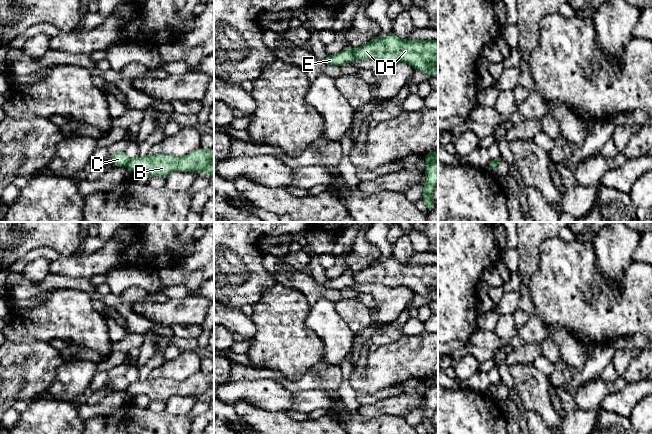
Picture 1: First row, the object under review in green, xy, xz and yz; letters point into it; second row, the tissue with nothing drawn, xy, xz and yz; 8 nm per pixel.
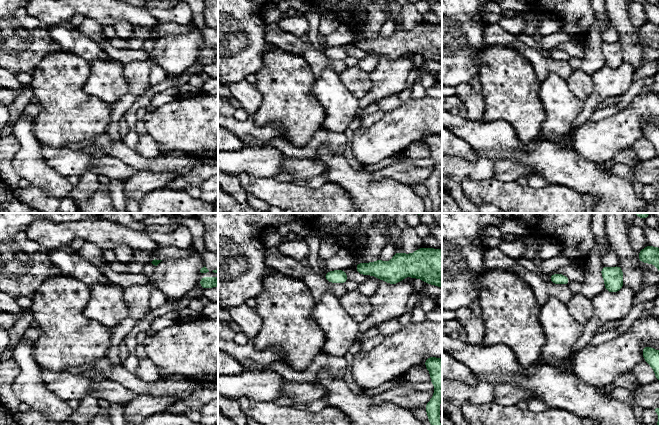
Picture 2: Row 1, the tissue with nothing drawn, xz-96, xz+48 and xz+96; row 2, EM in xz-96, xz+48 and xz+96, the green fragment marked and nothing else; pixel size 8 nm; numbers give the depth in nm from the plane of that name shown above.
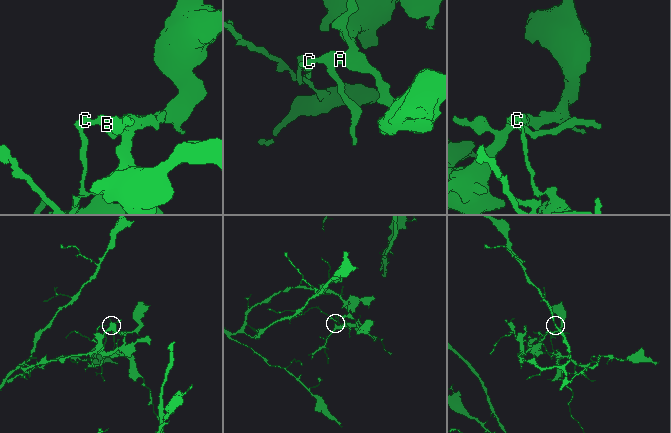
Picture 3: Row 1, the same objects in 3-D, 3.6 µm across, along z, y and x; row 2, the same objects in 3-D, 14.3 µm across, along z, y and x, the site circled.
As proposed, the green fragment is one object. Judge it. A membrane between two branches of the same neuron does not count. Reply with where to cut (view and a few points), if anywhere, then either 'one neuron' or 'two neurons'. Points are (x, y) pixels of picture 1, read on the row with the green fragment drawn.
cut xz (352, 50), (355, 58); two neurons

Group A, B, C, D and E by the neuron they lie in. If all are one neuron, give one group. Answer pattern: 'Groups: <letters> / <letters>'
Groups: A B D / C E

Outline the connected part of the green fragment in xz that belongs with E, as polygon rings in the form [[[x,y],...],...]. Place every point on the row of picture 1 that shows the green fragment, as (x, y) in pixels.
[[[346,48],[335,55],[328,55],[325,57],[324,62],[328,65],[334,65],[340,67],[345,63],[349,63],[355,60],[353,49]]]

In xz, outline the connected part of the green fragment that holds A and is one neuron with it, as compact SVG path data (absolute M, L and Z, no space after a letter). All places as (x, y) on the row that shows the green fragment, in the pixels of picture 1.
M393 33L385 38L375 38L363 46L353 50L355 59L368 60L376 59L384 63L407 62L414 70L430 74L432 77L438 77L438 40L402 40Z

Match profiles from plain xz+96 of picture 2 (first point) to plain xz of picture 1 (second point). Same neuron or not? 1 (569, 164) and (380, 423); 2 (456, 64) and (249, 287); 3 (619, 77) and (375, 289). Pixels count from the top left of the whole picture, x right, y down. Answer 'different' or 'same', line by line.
1: same
2: same
3: same

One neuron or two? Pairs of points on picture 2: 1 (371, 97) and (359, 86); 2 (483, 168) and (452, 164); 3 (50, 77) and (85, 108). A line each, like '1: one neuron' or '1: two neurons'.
1: two neurons
2: one neuron
3: one neuron

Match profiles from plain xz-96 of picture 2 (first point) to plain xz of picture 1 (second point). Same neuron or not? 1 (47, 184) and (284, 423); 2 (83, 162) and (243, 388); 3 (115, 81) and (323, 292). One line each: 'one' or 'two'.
1: one
2: one
3: two

